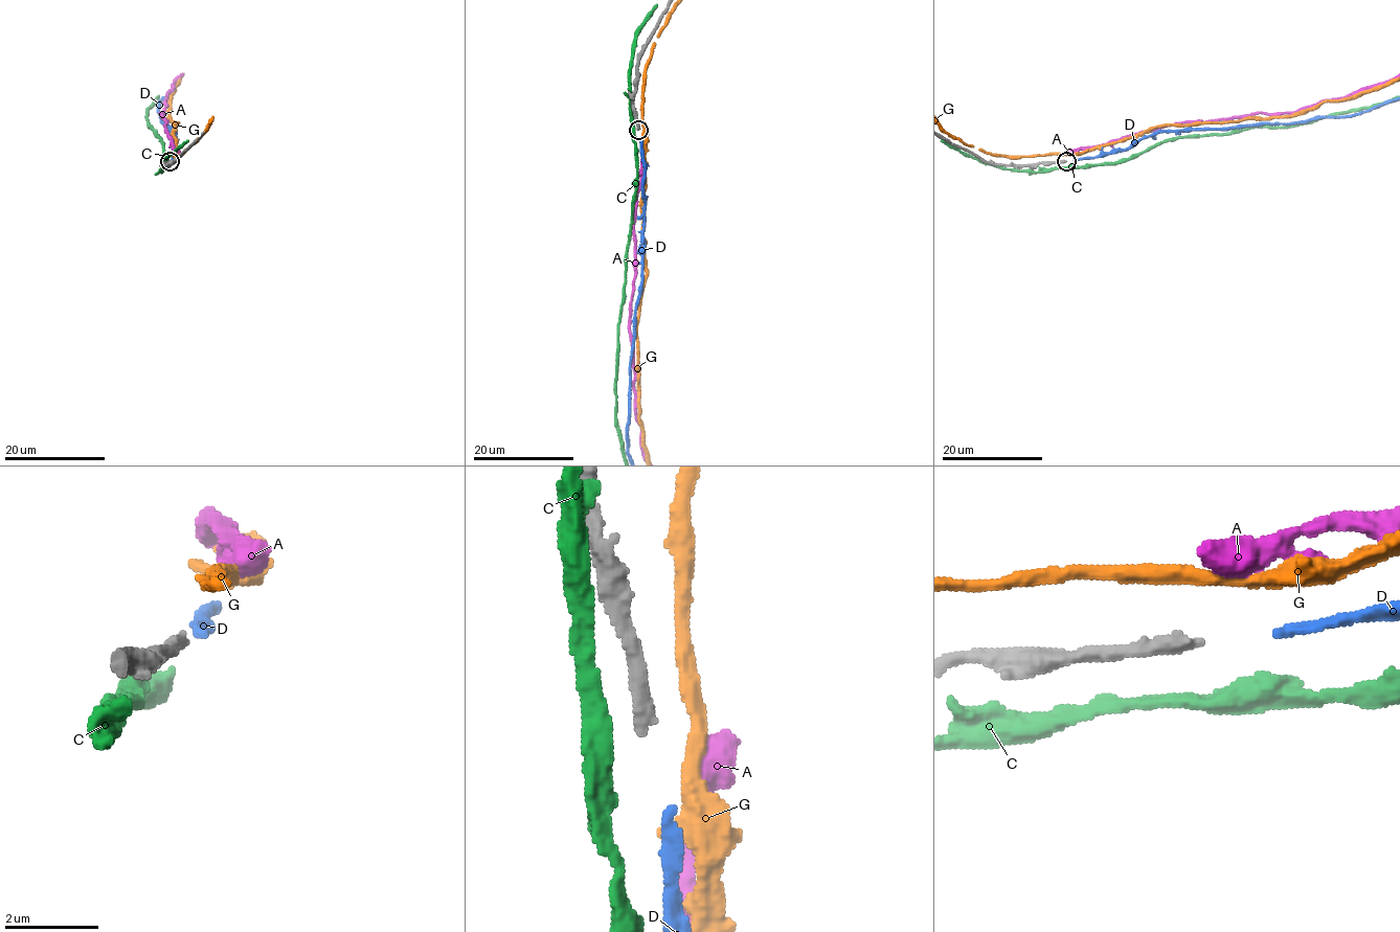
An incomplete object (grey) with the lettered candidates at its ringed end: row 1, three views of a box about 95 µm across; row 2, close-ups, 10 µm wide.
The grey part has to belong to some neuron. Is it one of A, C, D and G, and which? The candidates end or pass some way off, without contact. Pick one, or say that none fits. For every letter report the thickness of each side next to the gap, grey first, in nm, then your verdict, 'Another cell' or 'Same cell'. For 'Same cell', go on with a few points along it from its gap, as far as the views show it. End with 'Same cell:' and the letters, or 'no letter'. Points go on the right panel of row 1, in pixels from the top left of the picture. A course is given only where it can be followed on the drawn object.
A: Thickness 280 nm (grey) against 700 nm. Another cell
C: Thickness 280 nm (grey) against 480 nm. Another cell
D: Thickness 280 nm (grey) against 240 nm. Same cell
G: Thickness 280 nm (grey) against 320 nm. Another cell
Same cell: D

